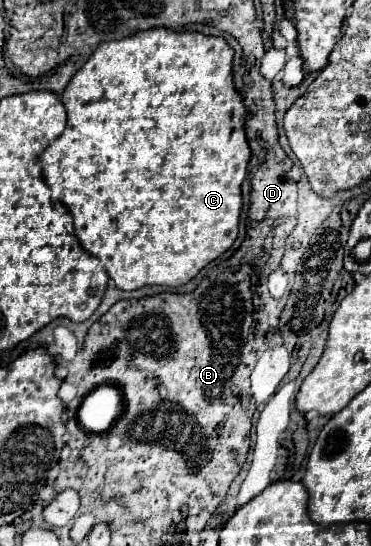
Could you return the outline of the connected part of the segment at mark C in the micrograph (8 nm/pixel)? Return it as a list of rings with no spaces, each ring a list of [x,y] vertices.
[[[155,27],[149,31],[139,31],[133,37],[119,41],[103,41],[87,59],[85,67],[73,75],[65,87],[61,101],[67,111],[65,131],[45,149],[43,161],[43,179],[49,185],[53,199],[61,201],[73,215],[75,235],[85,251],[99,257],[105,265],[107,275],[123,291],[133,291],[145,285],[169,285],[177,287],[193,279],[207,263],[215,261],[225,253],[235,237],[241,215],[241,183],[247,175],[247,163],[251,157],[249,143],[245,139],[245,105],[241,95],[233,87],[233,49],[225,43],[223,37],[209,37],[203,33],[191,31],[171,31],[165,27]]]

